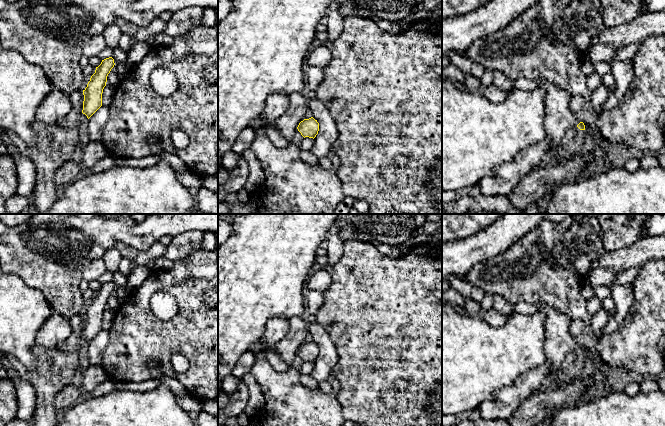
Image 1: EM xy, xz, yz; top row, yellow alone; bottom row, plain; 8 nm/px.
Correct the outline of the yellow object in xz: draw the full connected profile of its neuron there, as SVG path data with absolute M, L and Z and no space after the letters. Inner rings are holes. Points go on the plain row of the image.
M313 341L304 343L297 351L301 359L309 362L315 362L319 355L319 347Z

